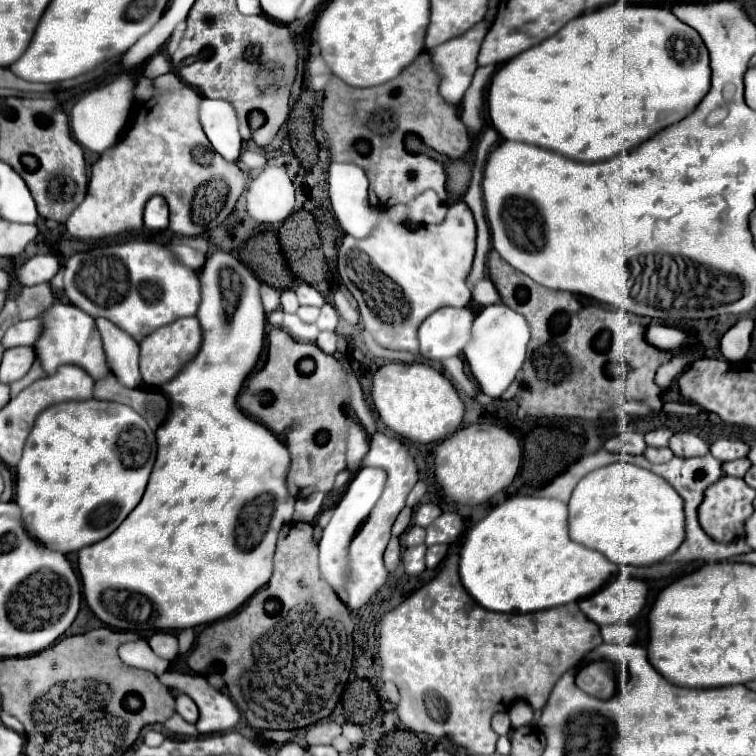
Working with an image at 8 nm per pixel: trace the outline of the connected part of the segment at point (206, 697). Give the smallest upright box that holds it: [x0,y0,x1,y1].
[159,671,241,735]

